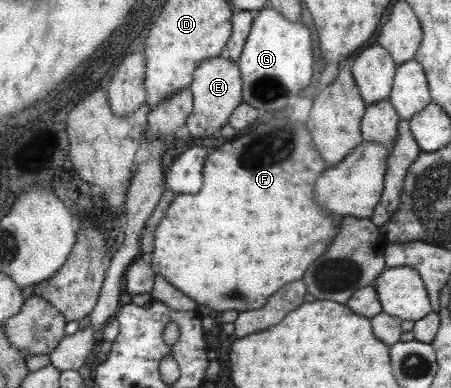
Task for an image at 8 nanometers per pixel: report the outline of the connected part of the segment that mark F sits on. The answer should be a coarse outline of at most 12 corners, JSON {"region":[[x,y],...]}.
{"region":[[285,116],[208,156],[150,264],[263,307],[334,245],[329,167]]}

